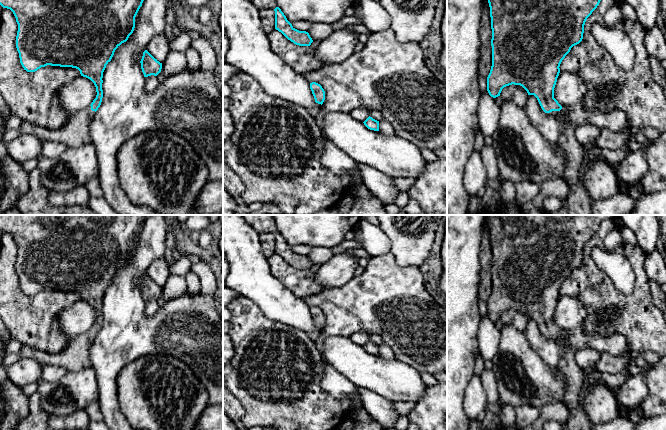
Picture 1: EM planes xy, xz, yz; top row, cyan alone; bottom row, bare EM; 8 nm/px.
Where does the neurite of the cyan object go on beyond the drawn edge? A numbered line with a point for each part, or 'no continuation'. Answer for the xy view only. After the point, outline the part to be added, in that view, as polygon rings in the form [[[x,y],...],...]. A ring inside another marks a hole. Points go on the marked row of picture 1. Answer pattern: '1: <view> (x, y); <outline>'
1: xy (75, 133); [[[91,106],[71,115],[68,122],[59,129],[45,128],[23,121],[19,129],[8,129],[4,133],[6,142],[12,141],[20,134],[32,134],[45,140],[60,141],[70,148],[93,143],[89,134],[90,122],[95,115]]]

